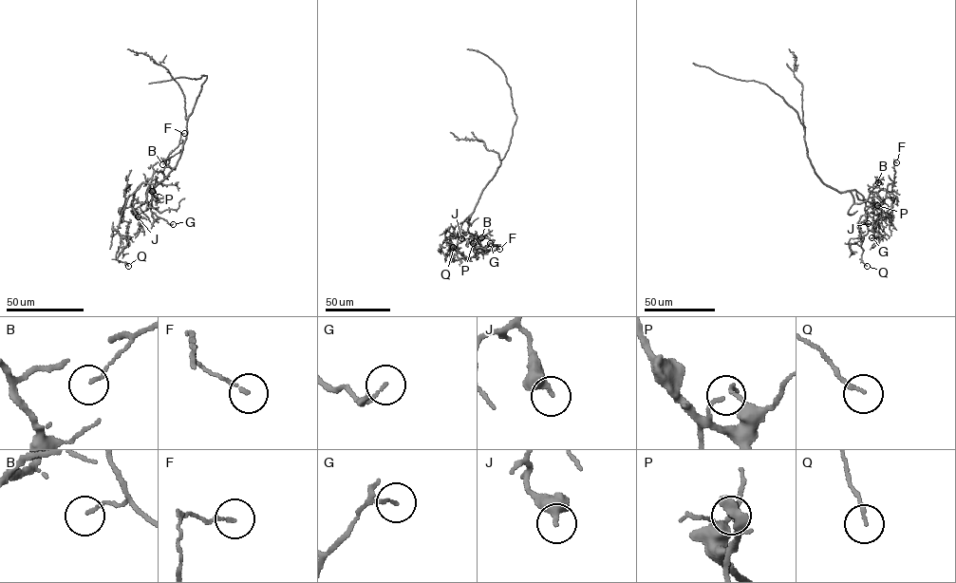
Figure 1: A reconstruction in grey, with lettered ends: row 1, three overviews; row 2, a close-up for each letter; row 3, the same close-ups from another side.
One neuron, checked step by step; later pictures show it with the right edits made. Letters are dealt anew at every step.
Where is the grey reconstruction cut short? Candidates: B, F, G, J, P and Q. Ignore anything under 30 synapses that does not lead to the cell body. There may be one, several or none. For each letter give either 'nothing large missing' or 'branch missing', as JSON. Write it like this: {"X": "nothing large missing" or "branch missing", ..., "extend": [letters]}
{"B": "nothing large missing", "F": "nothing large missing", "G": "nothing large missing", "J": "nothing large missing", "P": "nothing large missing", "Q": "nothing large missing", "extend": []}

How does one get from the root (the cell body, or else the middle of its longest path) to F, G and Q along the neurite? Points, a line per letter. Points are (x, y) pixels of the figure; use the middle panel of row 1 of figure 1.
F: (495, 173), (480, 193), (468, 222), (467, 231), (474, 236), (482, 253), (495, 250), (496, 246), (499, 249)
G: (495, 173), (480, 193), (468, 222), (467, 231), (473, 240), (472, 246), (485, 249), (490, 243)
Q: (495, 173), (474, 211), (444, 241), (454, 234), (453, 227), (446, 232), (442, 241), (451, 242), (453, 247)

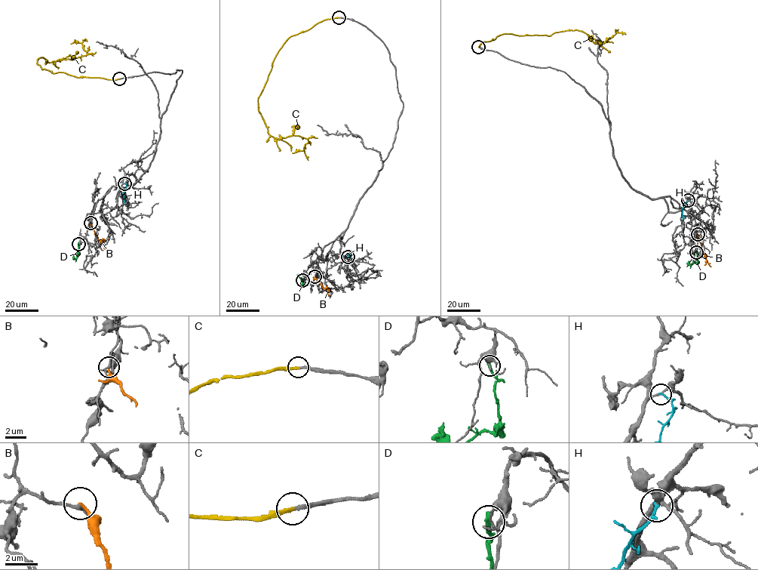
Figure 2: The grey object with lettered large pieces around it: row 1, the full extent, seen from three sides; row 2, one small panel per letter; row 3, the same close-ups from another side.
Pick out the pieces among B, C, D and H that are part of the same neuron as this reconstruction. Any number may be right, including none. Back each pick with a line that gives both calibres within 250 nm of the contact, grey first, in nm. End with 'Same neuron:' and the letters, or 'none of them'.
C: Thickness 200 nm (grey) against 240 nm
Same neuron: C

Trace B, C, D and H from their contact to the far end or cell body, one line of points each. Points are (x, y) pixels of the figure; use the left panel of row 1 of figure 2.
B: (90, 223), (98, 241), (105, 248)
C: (119, 78), (53, 73), (37, 63), (39, 57), (49, 62), (84, 56), (87, 52), (82, 42), (87, 40)
D: (78, 244), (75, 259), (73, 255)
H: (124, 183), (126, 186), (123, 193), (125, 204)

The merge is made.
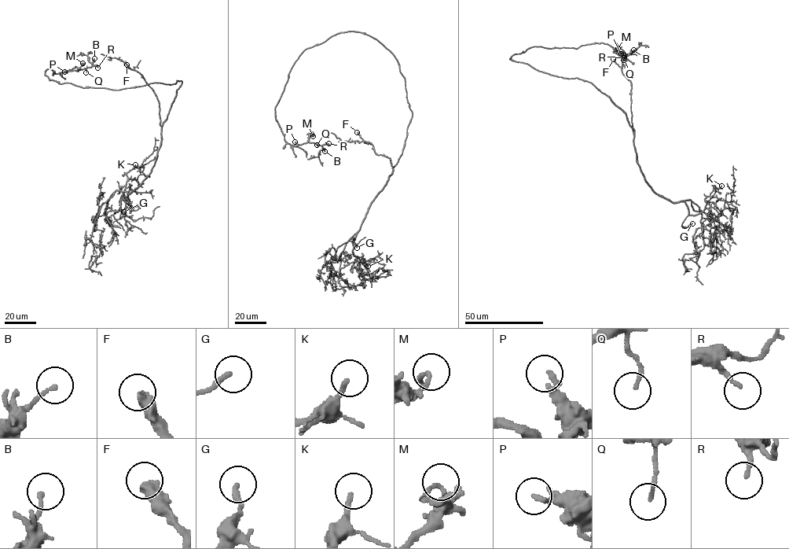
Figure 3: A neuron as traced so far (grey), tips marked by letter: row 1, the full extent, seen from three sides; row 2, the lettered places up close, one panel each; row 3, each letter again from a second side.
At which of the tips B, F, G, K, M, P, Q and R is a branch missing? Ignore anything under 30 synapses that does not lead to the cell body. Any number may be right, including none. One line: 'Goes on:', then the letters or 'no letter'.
Goes on: F, G, K

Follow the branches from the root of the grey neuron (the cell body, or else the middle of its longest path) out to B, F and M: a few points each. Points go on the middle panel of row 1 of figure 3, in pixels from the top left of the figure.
B: (412, 116), (394, 56), (365, 34), (338, 33), (303, 52), (275, 108), (287, 142), (313, 142), (324, 151)
F: (412, 116), (402, 152), (394, 167), (390, 158), (376, 154), (371, 144), (364, 141), (357, 132)
M: (412, 116), (394, 56), (368, 35), (339, 32), (303, 52), (275, 108), (287, 142), (297, 146), (313, 136)

